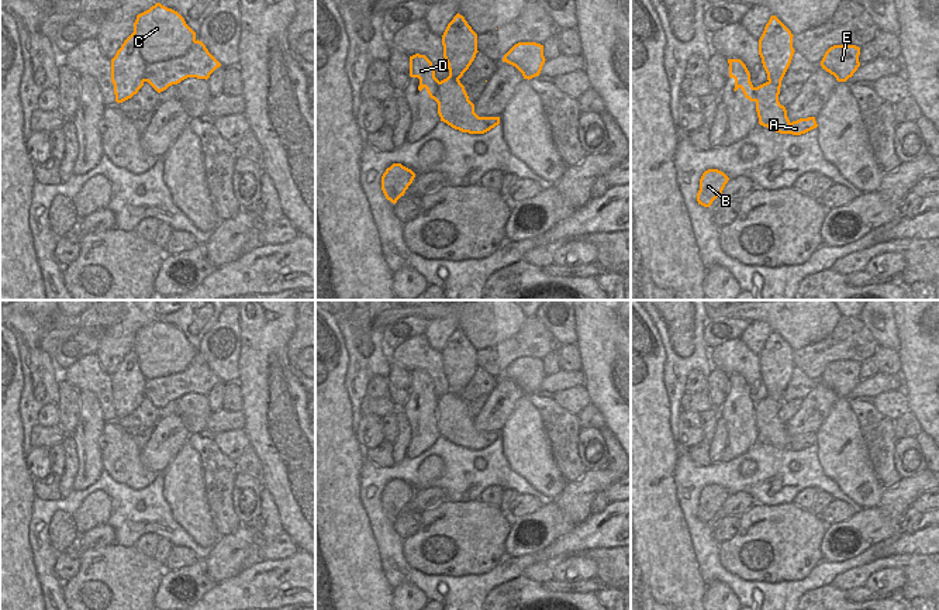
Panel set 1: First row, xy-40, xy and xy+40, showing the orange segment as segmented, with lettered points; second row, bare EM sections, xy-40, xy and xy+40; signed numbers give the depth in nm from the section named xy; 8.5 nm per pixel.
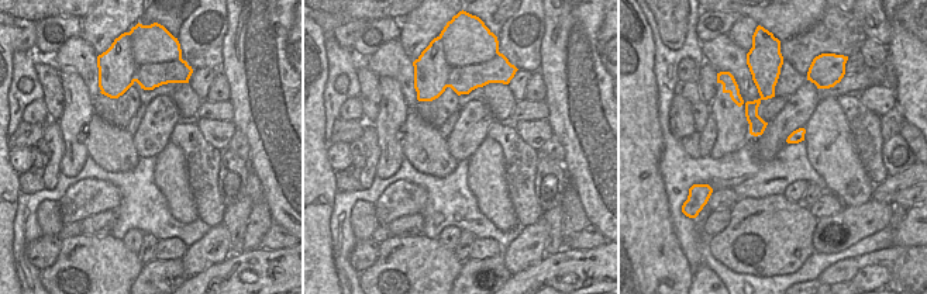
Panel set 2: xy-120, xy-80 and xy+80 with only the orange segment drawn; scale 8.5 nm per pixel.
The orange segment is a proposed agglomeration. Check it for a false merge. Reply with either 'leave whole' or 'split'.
split

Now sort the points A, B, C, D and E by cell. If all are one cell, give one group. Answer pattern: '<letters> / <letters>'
A B E / C D

